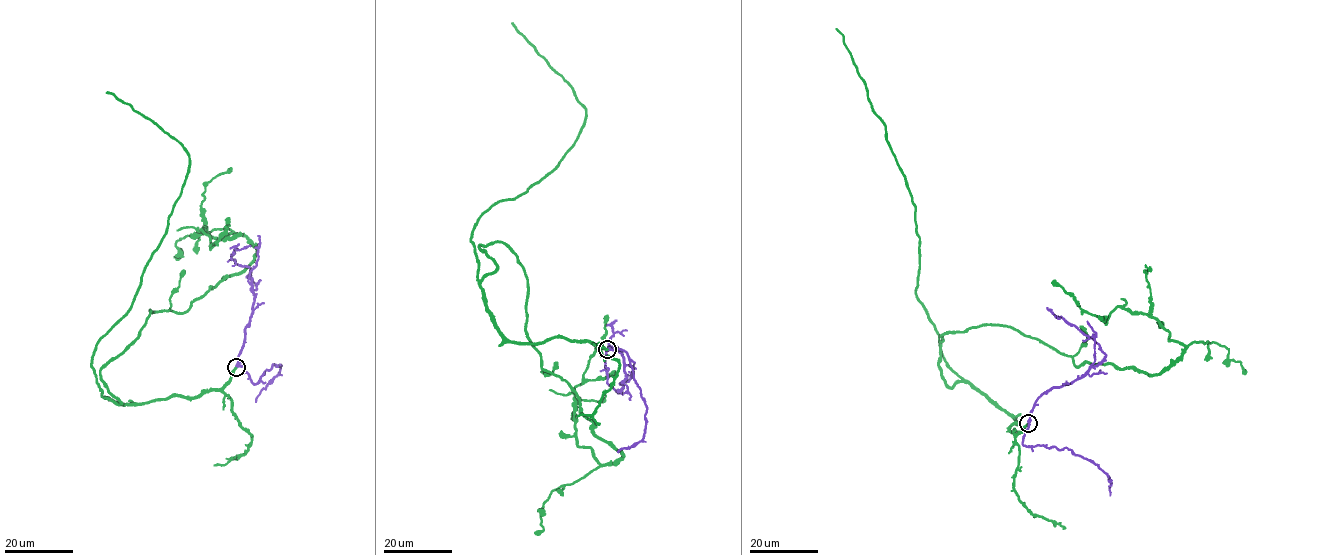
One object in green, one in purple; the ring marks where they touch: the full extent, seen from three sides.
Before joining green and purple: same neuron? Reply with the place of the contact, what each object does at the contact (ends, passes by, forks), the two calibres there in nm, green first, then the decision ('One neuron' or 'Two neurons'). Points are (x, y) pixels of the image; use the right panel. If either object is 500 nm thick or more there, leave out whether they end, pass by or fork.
Place: (1028, 423). At the ring green ends. At the ring purple passes by. Thickness 280 nm (green) against 300 nm. One neuron

